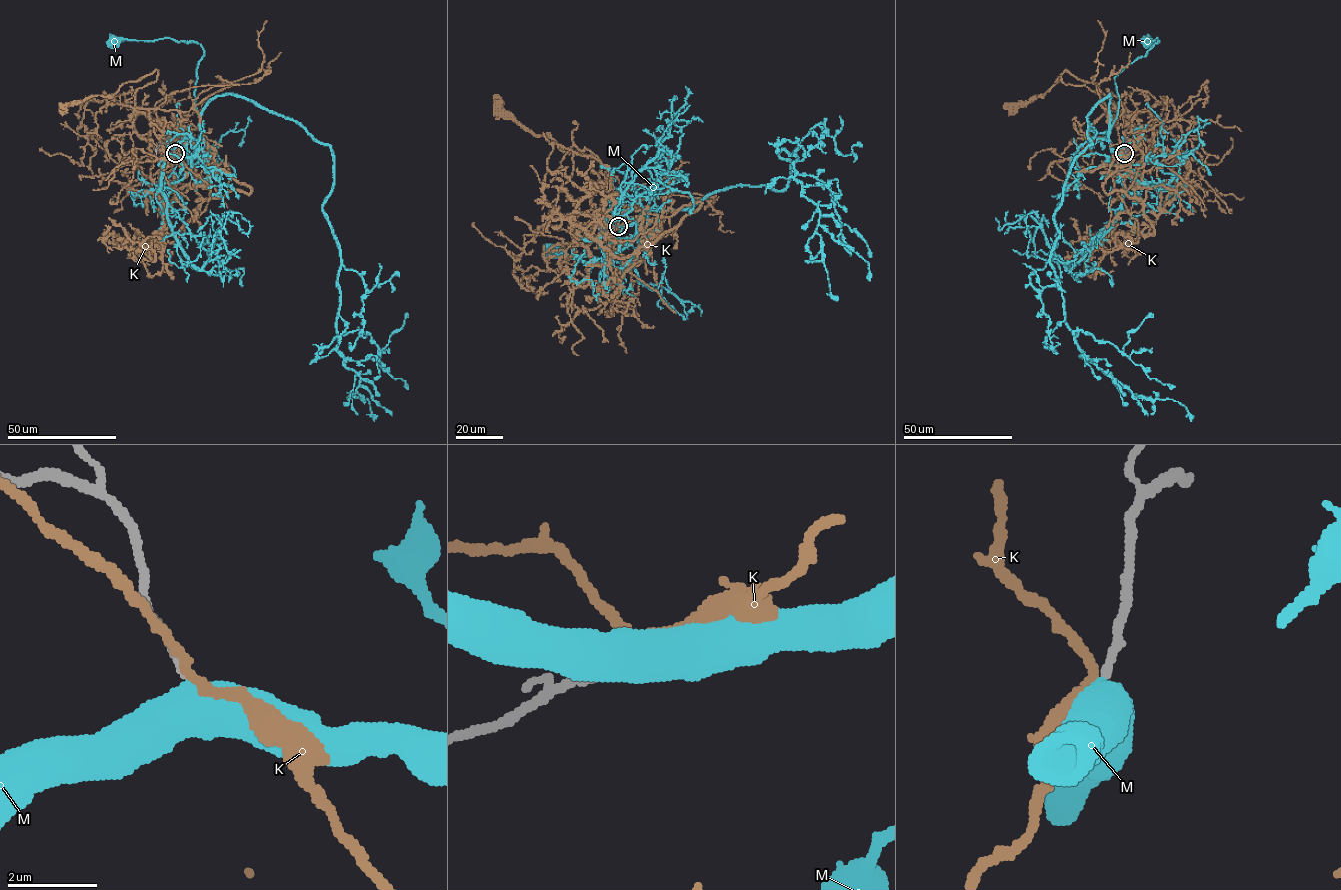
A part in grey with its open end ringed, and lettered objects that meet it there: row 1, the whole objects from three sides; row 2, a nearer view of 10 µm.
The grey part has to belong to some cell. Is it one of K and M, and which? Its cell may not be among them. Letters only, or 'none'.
M

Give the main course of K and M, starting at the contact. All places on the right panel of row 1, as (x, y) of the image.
K: (1124, 152), (1129, 125), (1110, 108), (1082, 154), (1049, 164), (1053, 176), (1085, 188), (1068, 189)
M: (1124, 153), (1119, 157), (1110, 141), (1119, 102), (1114, 78), (1158, 40), (1147, 41)

